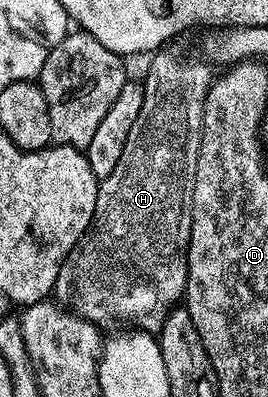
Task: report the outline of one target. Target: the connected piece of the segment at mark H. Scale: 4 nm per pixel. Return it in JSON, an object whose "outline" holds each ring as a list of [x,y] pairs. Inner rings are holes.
{"outline":[[[163,48],[150,59],[151,67],[147,70],[147,78],[142,79],[143,103],[141,116],[137,116],[137,124],[133,124],[133,132],[129,132],[129,140],[125,140],[125,148],[121,152],[121,160],[117,160],[117,168],[109,172],[107,178],[99,183],[97,204],[93,212],[91,226],[82,240],[69,252],[67,259],[61,264],[61,272],[55,281],[54,297],[66,306],[73,314],[78,314],[86,322],[94,322],[100,328],[134,328],[148,332],[158,332],[165,324],[167,314],[176,309],[184,301],[187,292],[187,245],[191,239],[191,189],[195,183],[197,156],[201,148],[201,132],[203,131],[203,101],[213,81],[212,67],[206,61],[191,62],[187,54],[178,54],[171,48]]]}

